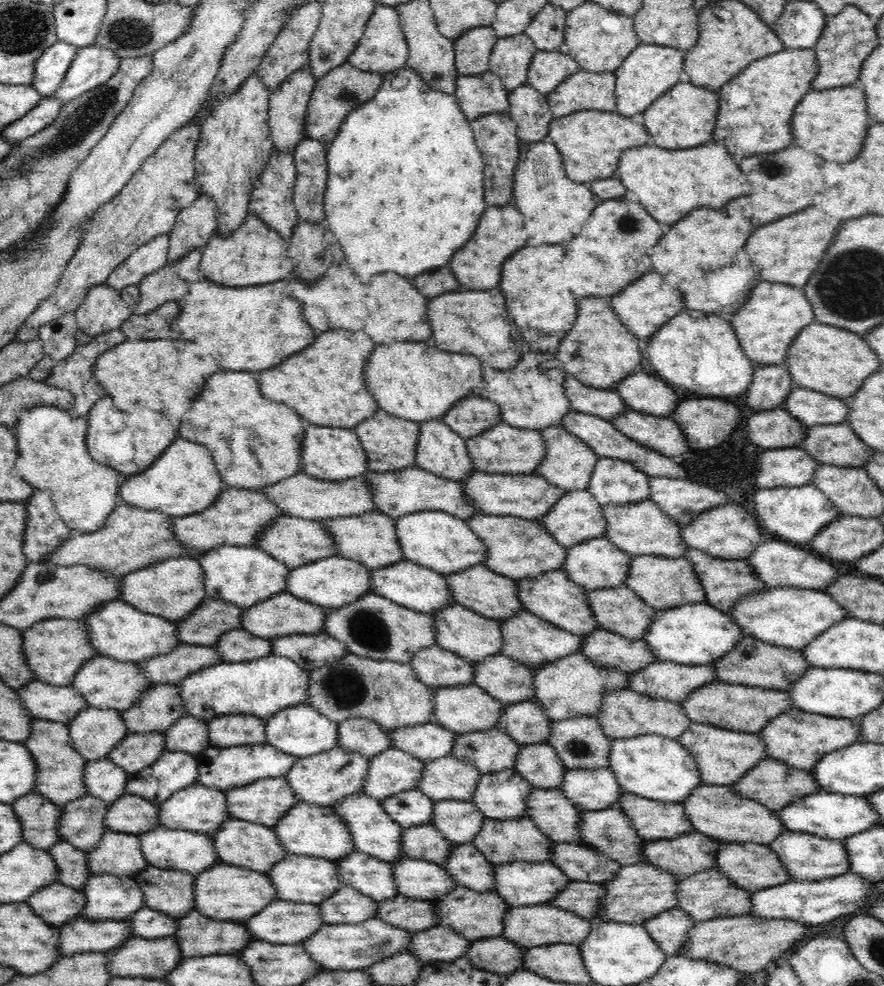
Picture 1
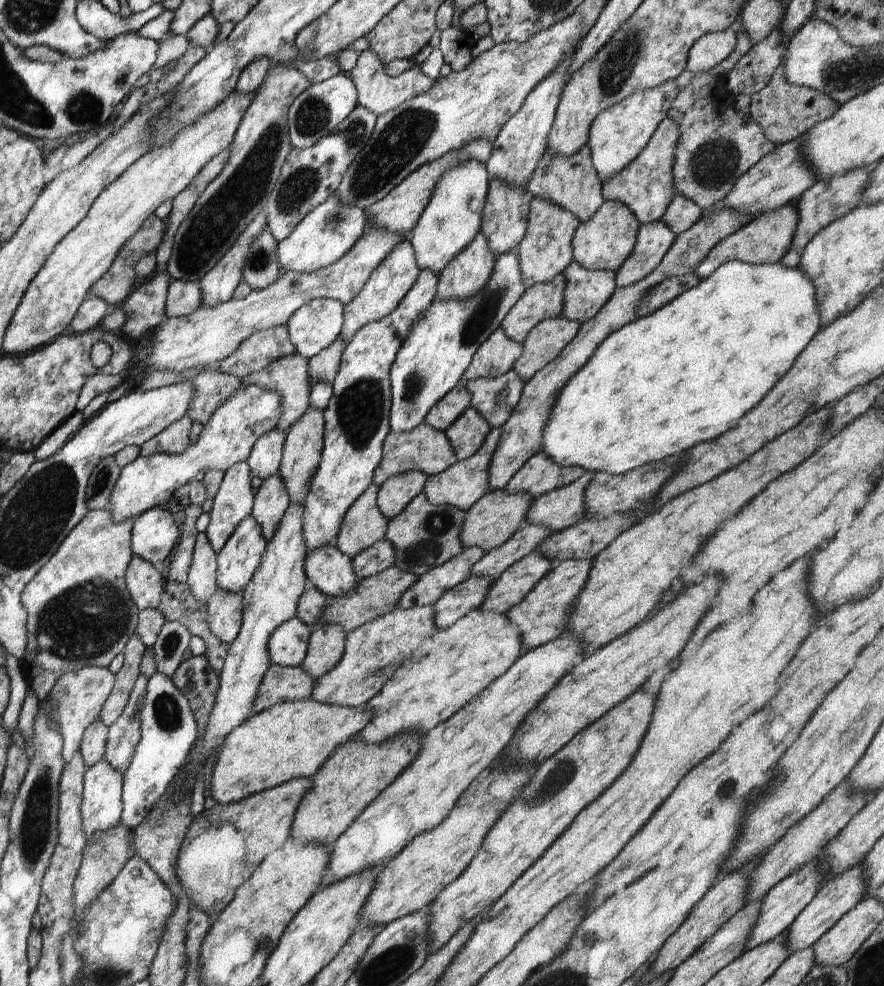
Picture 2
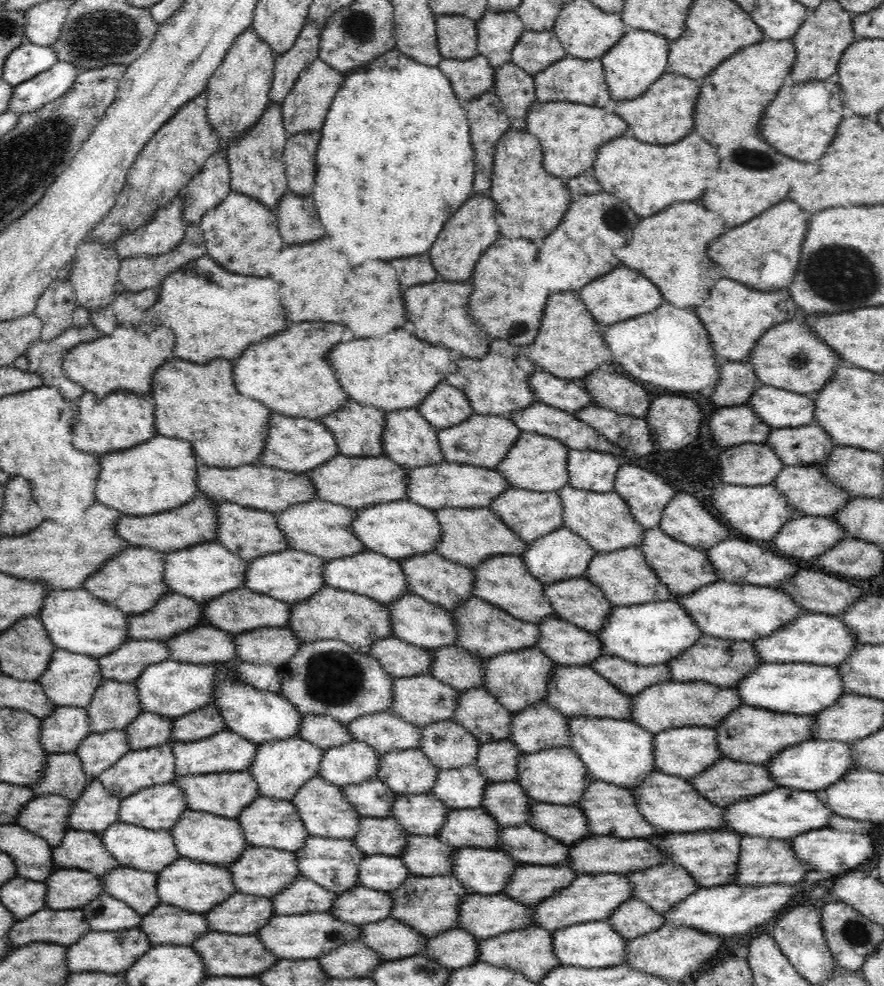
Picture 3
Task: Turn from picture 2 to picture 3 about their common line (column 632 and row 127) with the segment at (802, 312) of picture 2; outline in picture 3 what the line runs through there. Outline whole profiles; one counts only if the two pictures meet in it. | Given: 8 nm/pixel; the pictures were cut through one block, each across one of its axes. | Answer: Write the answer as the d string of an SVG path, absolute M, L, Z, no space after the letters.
M398 47L385 52L376 59L371 60L368 68L360 68L354 72L346 72L346 80L340 86L336 98L332 100L332 106L328 109L321 130L321 138L316 151L316 178L313 195L319 219L324 225L325 234L330 236L333 250L344 252L354 266L362 264L368 258L376 260L392 260L402 256L414 256L424 254L430 250L430 246L438 232L442 230L442 222L448 220L464 204L468 194L472 194L472 182L474 182L474 151L471 147L470 123L466 111L460 104L460 100L452 89L450 80L436 66L421 64L416 59L404 55Z

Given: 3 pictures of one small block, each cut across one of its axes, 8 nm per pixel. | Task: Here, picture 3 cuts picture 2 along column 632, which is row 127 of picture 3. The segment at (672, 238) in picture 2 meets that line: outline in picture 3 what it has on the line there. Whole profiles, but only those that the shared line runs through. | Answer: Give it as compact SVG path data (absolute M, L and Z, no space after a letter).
M269 101L255 123L254 128L250 128L244 136L230 140L227 144L231 186L238 194L250 196L276 212L280 198L284 198L285 192L289 190L283 152L290 136L283 126L282 107Z

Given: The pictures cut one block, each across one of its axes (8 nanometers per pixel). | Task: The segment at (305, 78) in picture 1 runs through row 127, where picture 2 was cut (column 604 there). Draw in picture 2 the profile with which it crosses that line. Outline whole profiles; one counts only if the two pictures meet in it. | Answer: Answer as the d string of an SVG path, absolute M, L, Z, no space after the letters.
M573 261L562 274L566 280L563 292L563 314L570 321L590 321L617 289L612 270L590 271Z

